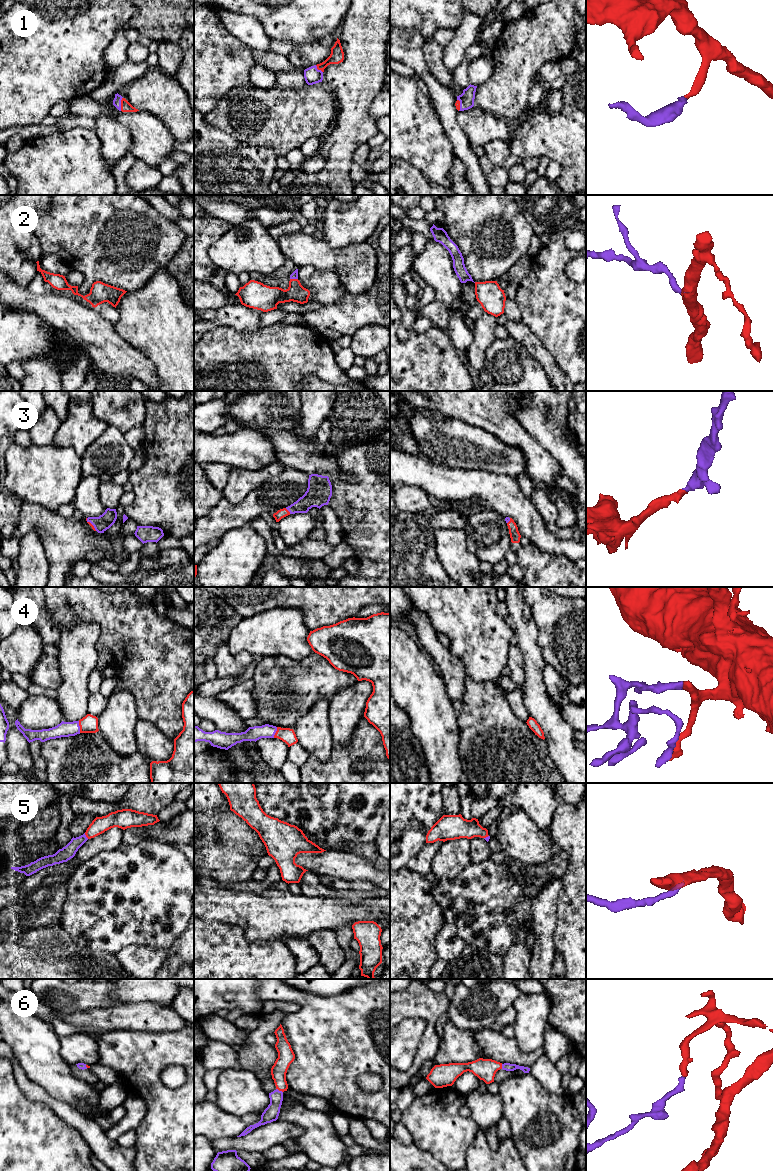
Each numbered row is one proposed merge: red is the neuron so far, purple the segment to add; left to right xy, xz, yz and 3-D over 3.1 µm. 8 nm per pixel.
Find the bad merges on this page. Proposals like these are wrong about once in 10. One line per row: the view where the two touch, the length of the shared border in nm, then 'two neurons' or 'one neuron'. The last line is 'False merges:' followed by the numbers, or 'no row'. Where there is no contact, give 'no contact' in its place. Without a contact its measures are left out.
1: xy | 110 nm | one neuron
2: xz | 60 nm | one neuron
3: xz | 60 nm | one neuron
4: xy | 100 nm | one neuron
5: xy | 60 nm | one neuron
6: xz | 70 nm | one neuron
False merges: no row

